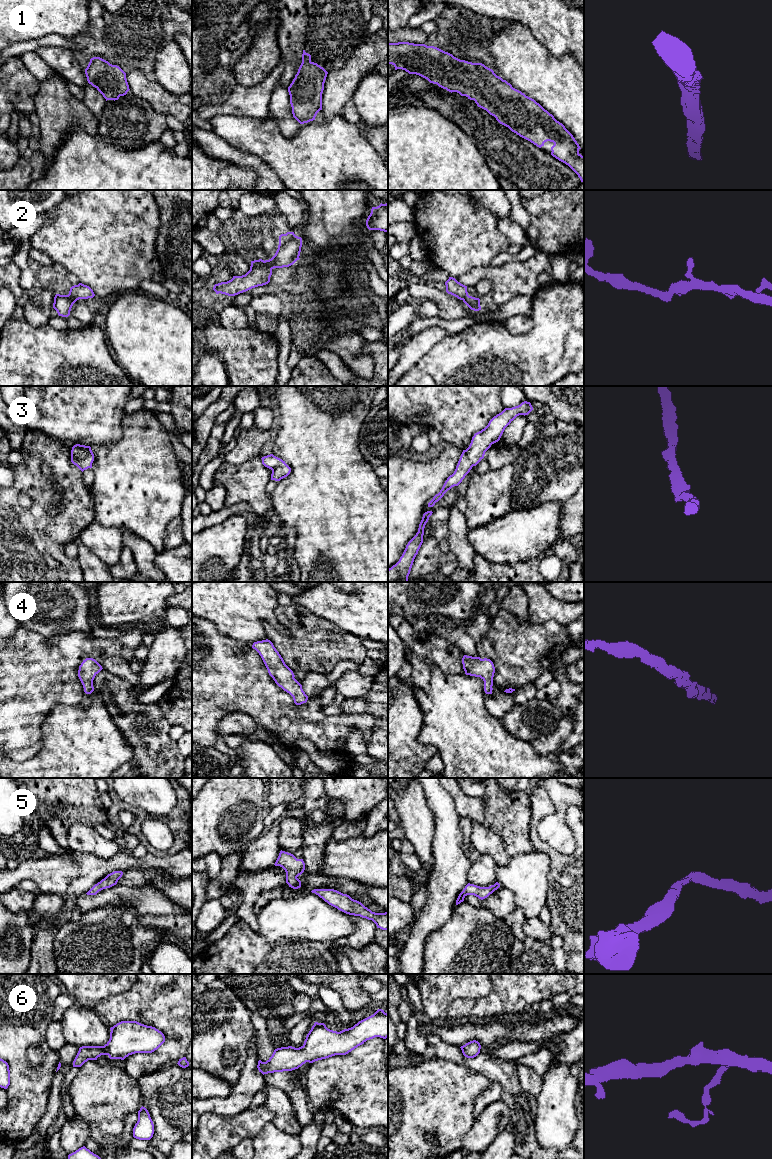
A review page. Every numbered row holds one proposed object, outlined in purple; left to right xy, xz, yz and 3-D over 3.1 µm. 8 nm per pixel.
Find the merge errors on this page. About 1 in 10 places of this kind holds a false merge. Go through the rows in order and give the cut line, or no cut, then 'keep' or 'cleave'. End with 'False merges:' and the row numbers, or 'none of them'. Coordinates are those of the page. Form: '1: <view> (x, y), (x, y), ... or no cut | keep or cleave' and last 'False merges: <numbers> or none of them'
1: no cut | keep
2: no cut | keep
3: no cut | keep
4: no cut | keep
5: no cut | keep
6: no cut | keep
False merges: none of them

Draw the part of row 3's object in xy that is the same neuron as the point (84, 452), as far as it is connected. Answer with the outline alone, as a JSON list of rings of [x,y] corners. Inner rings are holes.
[[[76,444],[71,450],[71,462],[76,465],[82,472],[92,468],[94,454],[90,446]]]

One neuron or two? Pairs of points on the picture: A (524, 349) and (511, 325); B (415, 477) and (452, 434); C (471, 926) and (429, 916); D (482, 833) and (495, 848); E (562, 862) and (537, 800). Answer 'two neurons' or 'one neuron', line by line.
A: two neurons
B: two neurons
C: two neurons
D: one neuron
E: one neuron

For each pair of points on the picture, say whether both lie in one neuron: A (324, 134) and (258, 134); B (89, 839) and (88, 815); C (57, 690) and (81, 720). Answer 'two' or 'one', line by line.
A: one
B: two
C: two

